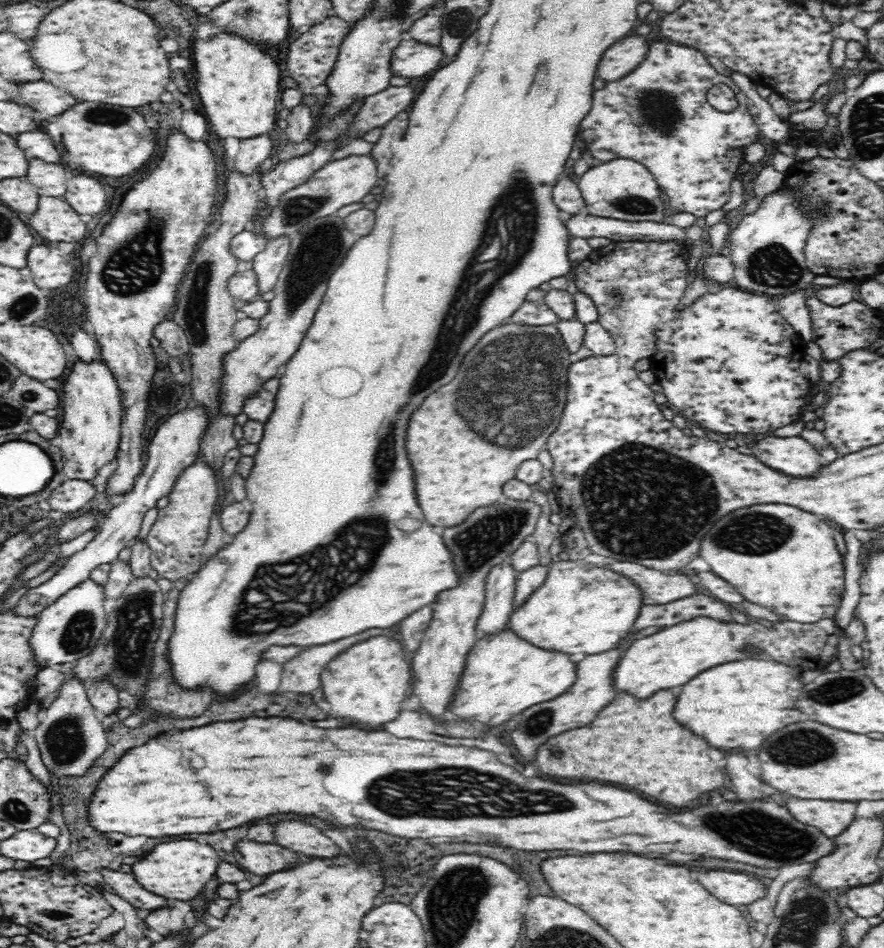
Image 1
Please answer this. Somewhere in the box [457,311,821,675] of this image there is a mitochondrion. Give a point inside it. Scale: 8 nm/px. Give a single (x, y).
(670, 510)

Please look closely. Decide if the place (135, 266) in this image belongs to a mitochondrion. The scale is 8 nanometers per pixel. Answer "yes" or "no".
yes

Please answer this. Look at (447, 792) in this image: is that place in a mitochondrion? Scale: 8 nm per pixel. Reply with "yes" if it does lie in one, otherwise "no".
yes

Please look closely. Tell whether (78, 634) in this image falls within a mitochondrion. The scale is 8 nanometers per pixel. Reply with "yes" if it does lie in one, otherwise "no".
yes

